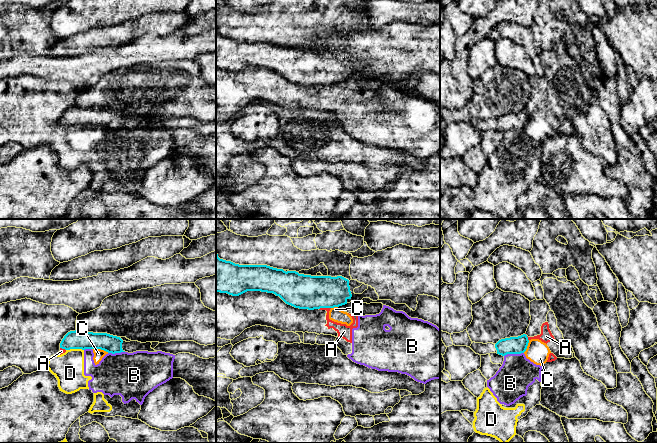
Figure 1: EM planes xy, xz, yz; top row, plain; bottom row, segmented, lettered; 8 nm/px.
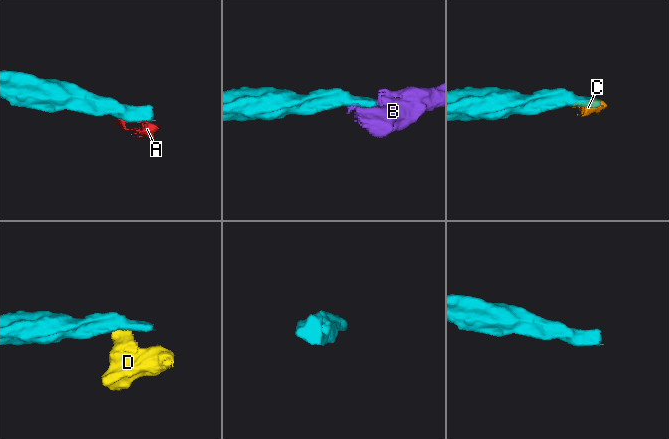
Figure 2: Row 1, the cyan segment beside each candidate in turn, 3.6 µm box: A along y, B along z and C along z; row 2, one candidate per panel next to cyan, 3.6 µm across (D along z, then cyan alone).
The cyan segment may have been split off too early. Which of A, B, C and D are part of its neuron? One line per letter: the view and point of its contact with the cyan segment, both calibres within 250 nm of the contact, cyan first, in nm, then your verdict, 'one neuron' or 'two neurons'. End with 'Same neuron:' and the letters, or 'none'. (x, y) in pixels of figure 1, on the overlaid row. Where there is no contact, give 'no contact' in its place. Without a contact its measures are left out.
A: xz (324, 307) | 280/110 nm | two neurons
B: yz (513, 353) | 140/280 nm | two neurons
C: xy (100, 348) | 140/80 nm | two neurons
D: xy (74, 348) | 140/240 nm | two neurons
Same neuron: none

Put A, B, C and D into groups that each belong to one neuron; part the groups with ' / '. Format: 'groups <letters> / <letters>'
groups A B C D

